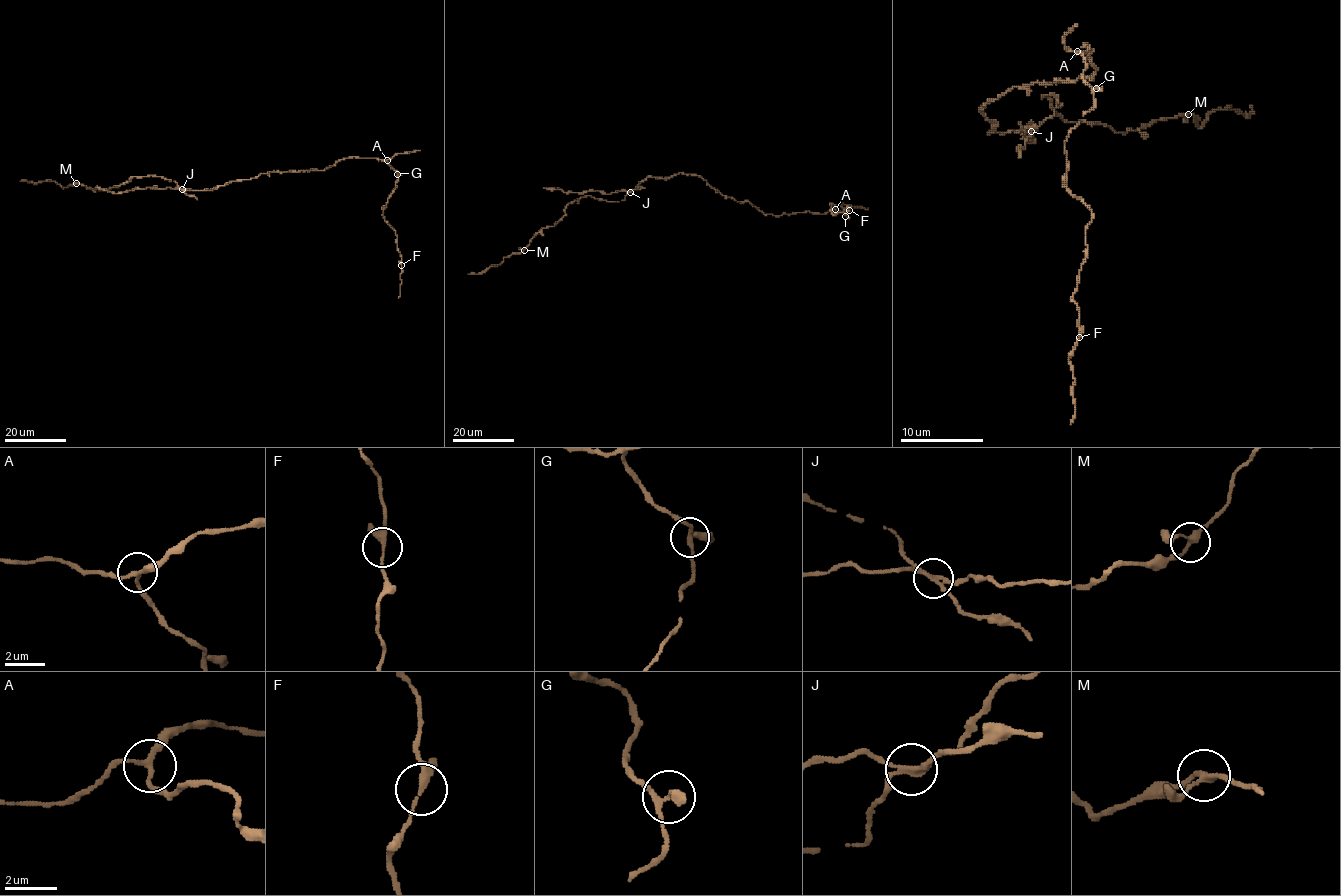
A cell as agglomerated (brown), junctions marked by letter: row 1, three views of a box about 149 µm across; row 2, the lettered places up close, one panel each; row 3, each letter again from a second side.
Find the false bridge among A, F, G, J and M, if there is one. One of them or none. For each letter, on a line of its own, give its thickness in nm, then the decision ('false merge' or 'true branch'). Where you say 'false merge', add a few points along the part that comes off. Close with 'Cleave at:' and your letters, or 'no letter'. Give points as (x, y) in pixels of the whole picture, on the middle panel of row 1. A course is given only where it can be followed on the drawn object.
A: calibre 180 nm; true branch
F: calibre 240 nm; true branch
G: calibre 240 nm; true branch
J: calibre 180 nm; false merge; course (630, 192), (622, 190), (602, 194), (594, 190), (581, 194), (544, 187)
M: calibre 200 nm; true branch
Cleave at: J

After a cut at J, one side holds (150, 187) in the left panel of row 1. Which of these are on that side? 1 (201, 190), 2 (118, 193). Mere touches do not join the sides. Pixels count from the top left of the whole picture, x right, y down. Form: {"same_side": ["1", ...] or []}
{"same_side": ["2"]}

